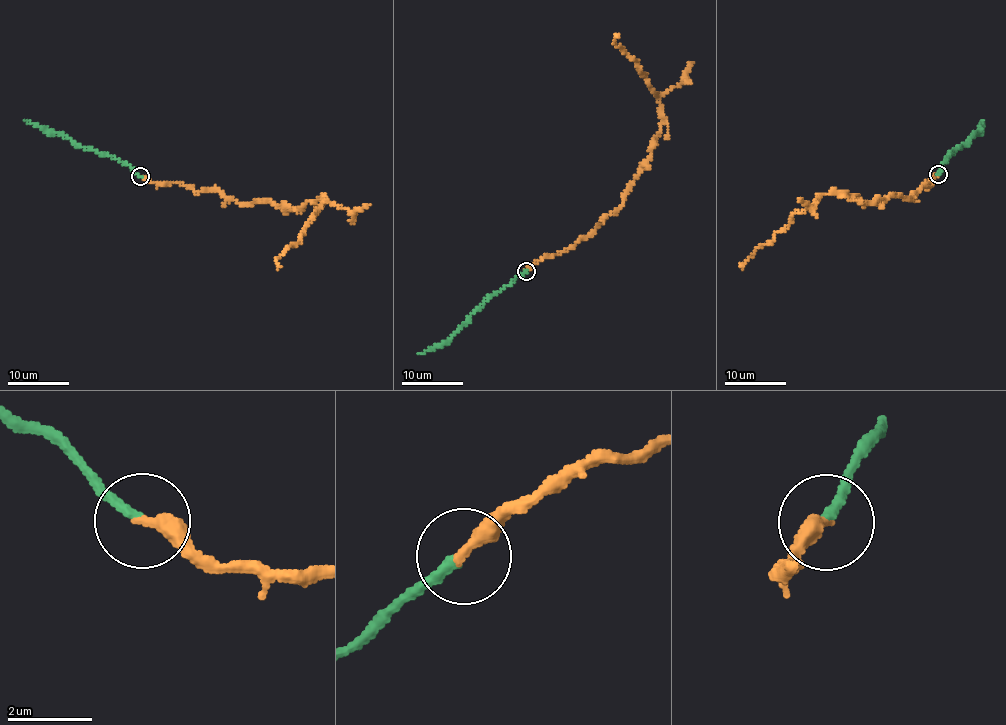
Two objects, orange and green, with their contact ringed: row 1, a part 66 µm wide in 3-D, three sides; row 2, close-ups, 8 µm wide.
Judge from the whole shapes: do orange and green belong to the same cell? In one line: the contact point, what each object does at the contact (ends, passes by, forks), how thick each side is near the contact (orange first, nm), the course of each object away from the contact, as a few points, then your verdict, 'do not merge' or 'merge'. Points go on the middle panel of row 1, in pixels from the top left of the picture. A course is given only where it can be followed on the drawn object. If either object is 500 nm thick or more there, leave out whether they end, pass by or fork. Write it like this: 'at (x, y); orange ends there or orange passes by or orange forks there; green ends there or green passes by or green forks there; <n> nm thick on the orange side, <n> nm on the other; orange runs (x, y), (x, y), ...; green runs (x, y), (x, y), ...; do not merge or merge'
at (526, 271); orange ends there; green ends there; 360 nm thick on the orange side, 240 nm on the other; orange runs (526, 270), (576, 245), (617, 209), (650, 156), (663, 121), (660, 100), (636, 61), (616, 46), (616, 36); green runs (526, 270), (496, 291), (469, 317), (469, 322), (440, 345), (417, 352); do not merge

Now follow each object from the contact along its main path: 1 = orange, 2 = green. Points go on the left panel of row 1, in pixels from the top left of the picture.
1: (141, 176), (219, 190), (243, 205), (270, 201), (297, 209), (326, 199), (278, 257), (277, 269)
2: (141, 176), (111, 156), (85, 149), (57, 133), (23, 121)

